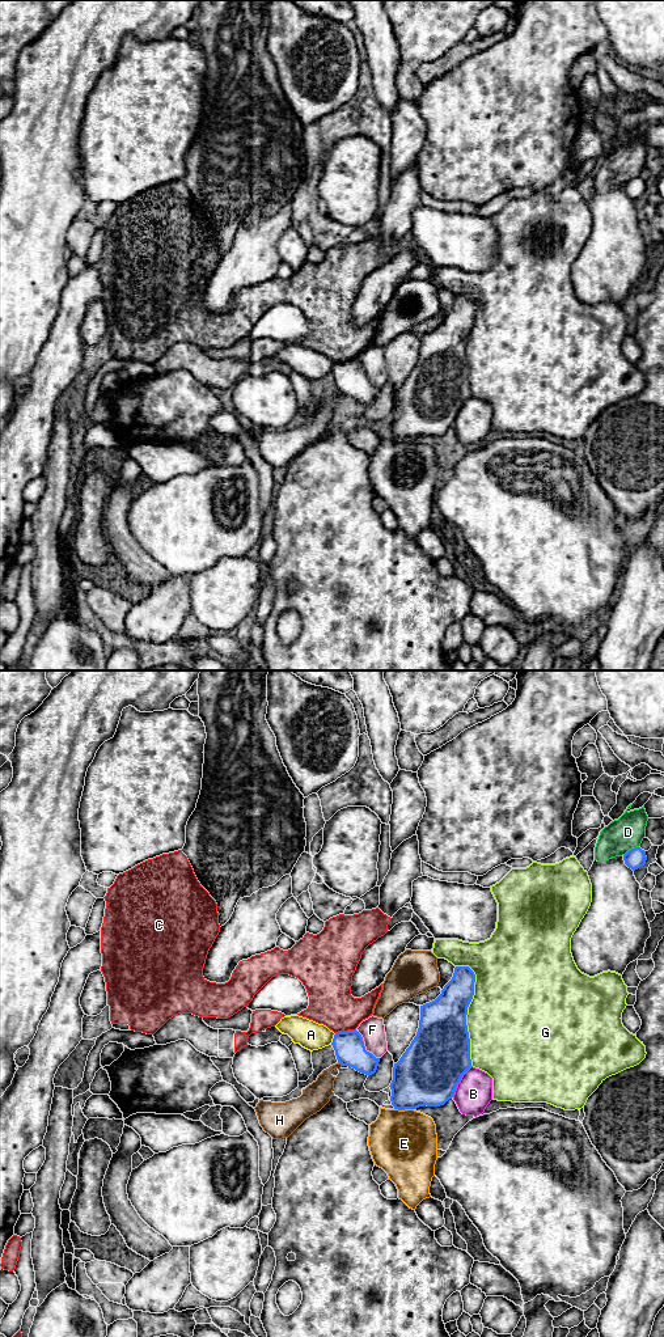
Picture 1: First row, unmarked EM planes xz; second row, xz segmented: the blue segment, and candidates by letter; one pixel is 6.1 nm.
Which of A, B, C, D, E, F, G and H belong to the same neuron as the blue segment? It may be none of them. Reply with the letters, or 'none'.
none

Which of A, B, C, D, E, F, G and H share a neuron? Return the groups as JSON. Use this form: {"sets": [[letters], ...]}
{"sets": [["A"], ["B"], ["C"], ["D"], ["E"], ["F"], ["G"], ["H"]]}

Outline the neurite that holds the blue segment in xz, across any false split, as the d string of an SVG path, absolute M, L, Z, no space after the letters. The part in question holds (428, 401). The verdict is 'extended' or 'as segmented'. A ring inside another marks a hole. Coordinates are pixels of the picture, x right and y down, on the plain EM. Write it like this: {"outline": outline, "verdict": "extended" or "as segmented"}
{"outline": "M456 296L452 309L432 331L420 335L416 365L393 397L390 431L394 439L440 436L453 427L462 405L471 397L468 337L474 325L475 304L469 296Z", "verdict": "as segmented"}

